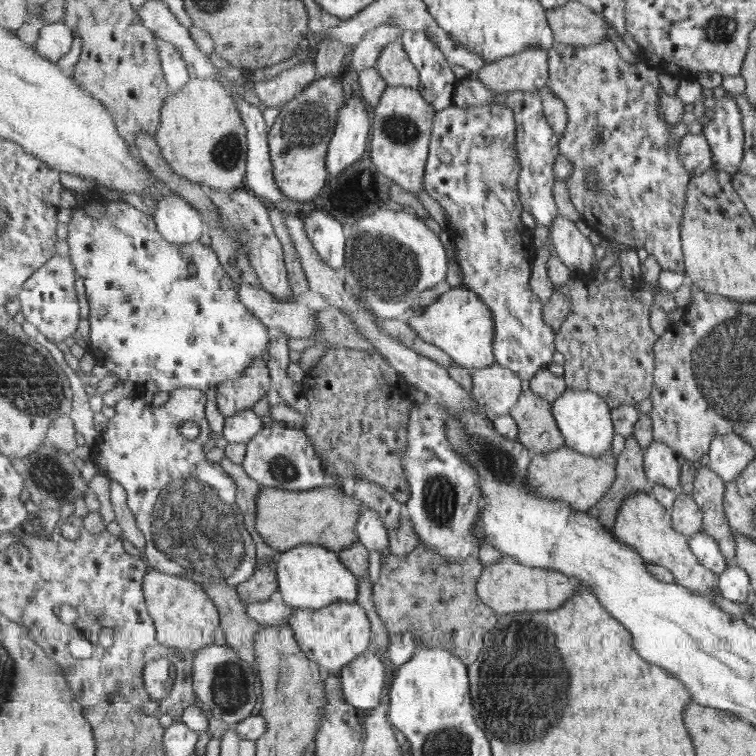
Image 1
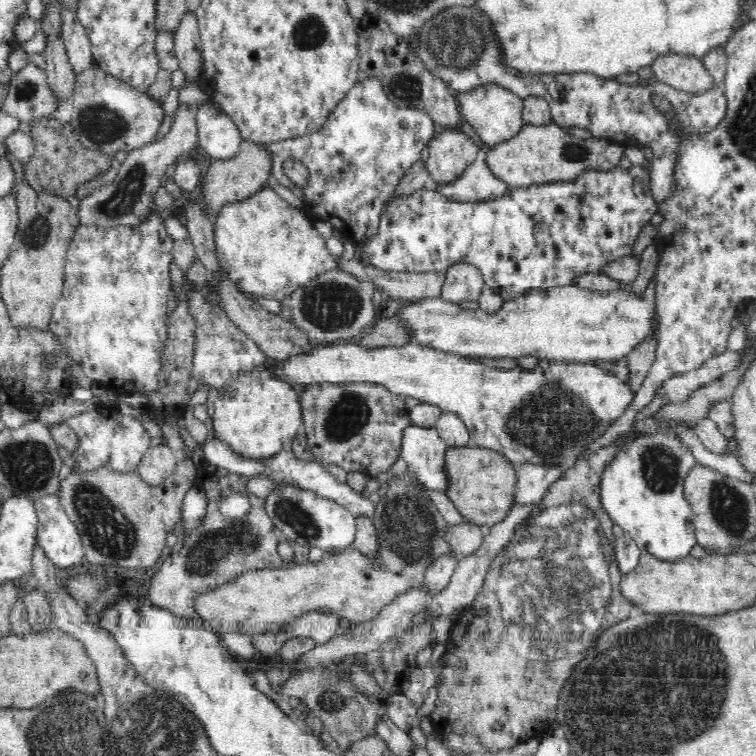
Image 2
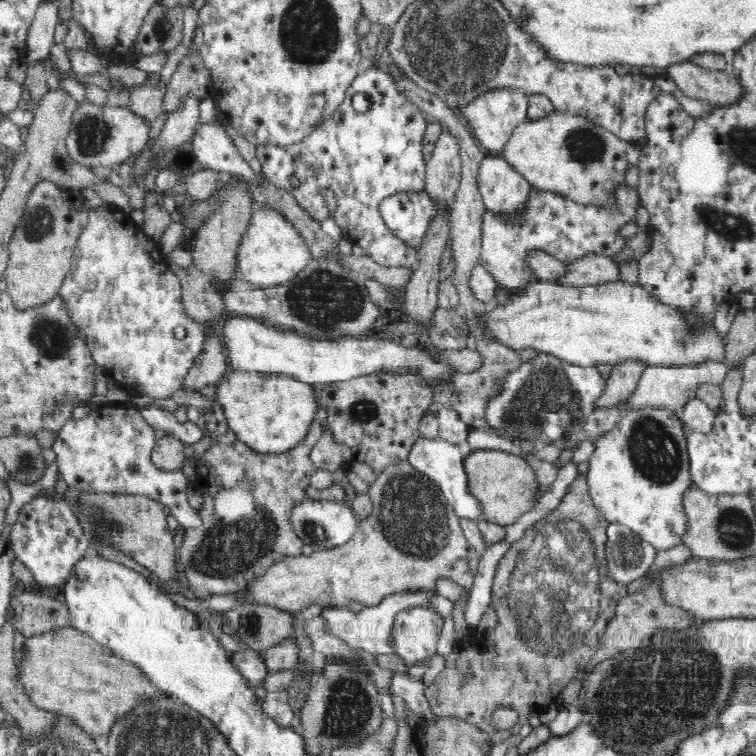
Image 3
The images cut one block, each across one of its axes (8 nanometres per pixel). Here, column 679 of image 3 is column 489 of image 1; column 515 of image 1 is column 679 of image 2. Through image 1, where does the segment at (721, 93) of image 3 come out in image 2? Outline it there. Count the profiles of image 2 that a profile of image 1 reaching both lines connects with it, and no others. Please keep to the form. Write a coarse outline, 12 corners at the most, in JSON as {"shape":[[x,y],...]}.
{"shape":[[668,53],[653,62],[654,82],[685,93],[718,85],[702,58]]}

